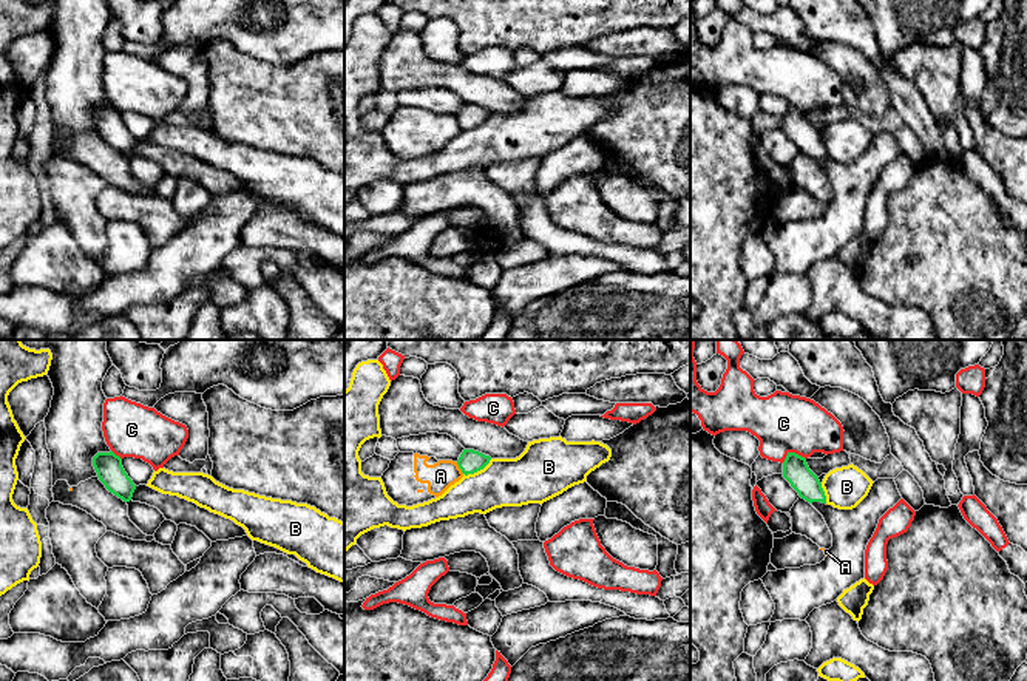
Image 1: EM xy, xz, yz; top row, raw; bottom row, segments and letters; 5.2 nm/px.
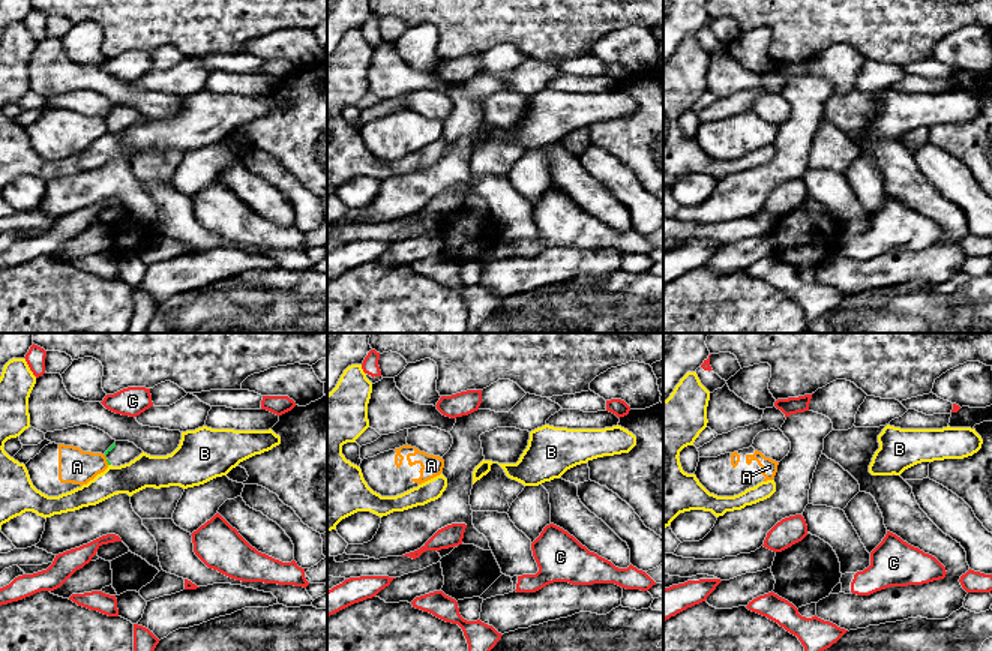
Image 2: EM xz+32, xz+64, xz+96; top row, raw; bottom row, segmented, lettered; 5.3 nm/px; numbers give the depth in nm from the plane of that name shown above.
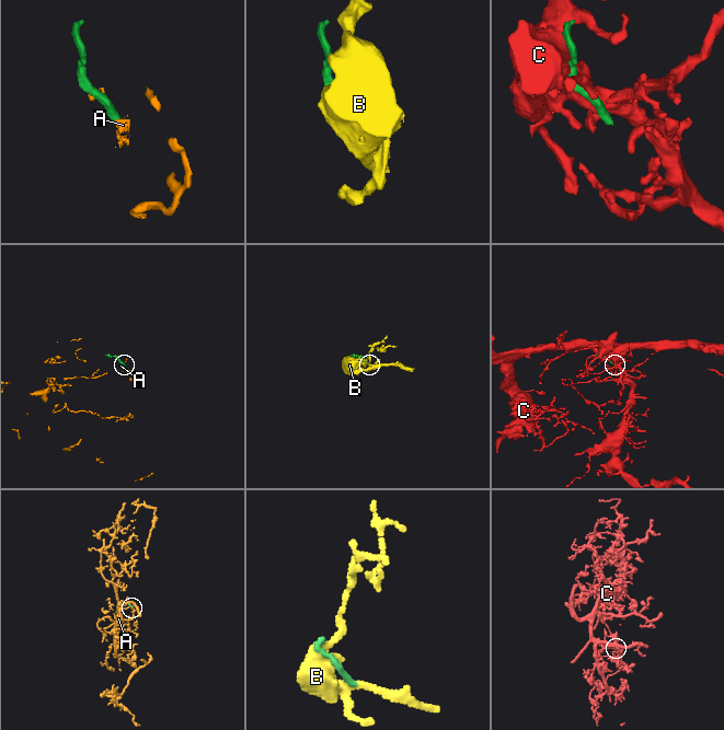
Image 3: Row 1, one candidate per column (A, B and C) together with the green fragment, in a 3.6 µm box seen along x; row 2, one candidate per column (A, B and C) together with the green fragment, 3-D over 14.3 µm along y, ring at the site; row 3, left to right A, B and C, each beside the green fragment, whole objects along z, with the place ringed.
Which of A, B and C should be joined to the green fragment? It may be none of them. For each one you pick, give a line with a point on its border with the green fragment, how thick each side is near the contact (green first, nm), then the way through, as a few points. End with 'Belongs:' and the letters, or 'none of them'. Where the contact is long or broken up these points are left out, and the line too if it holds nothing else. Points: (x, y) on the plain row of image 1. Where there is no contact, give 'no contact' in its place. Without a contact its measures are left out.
Belongs: none of them

